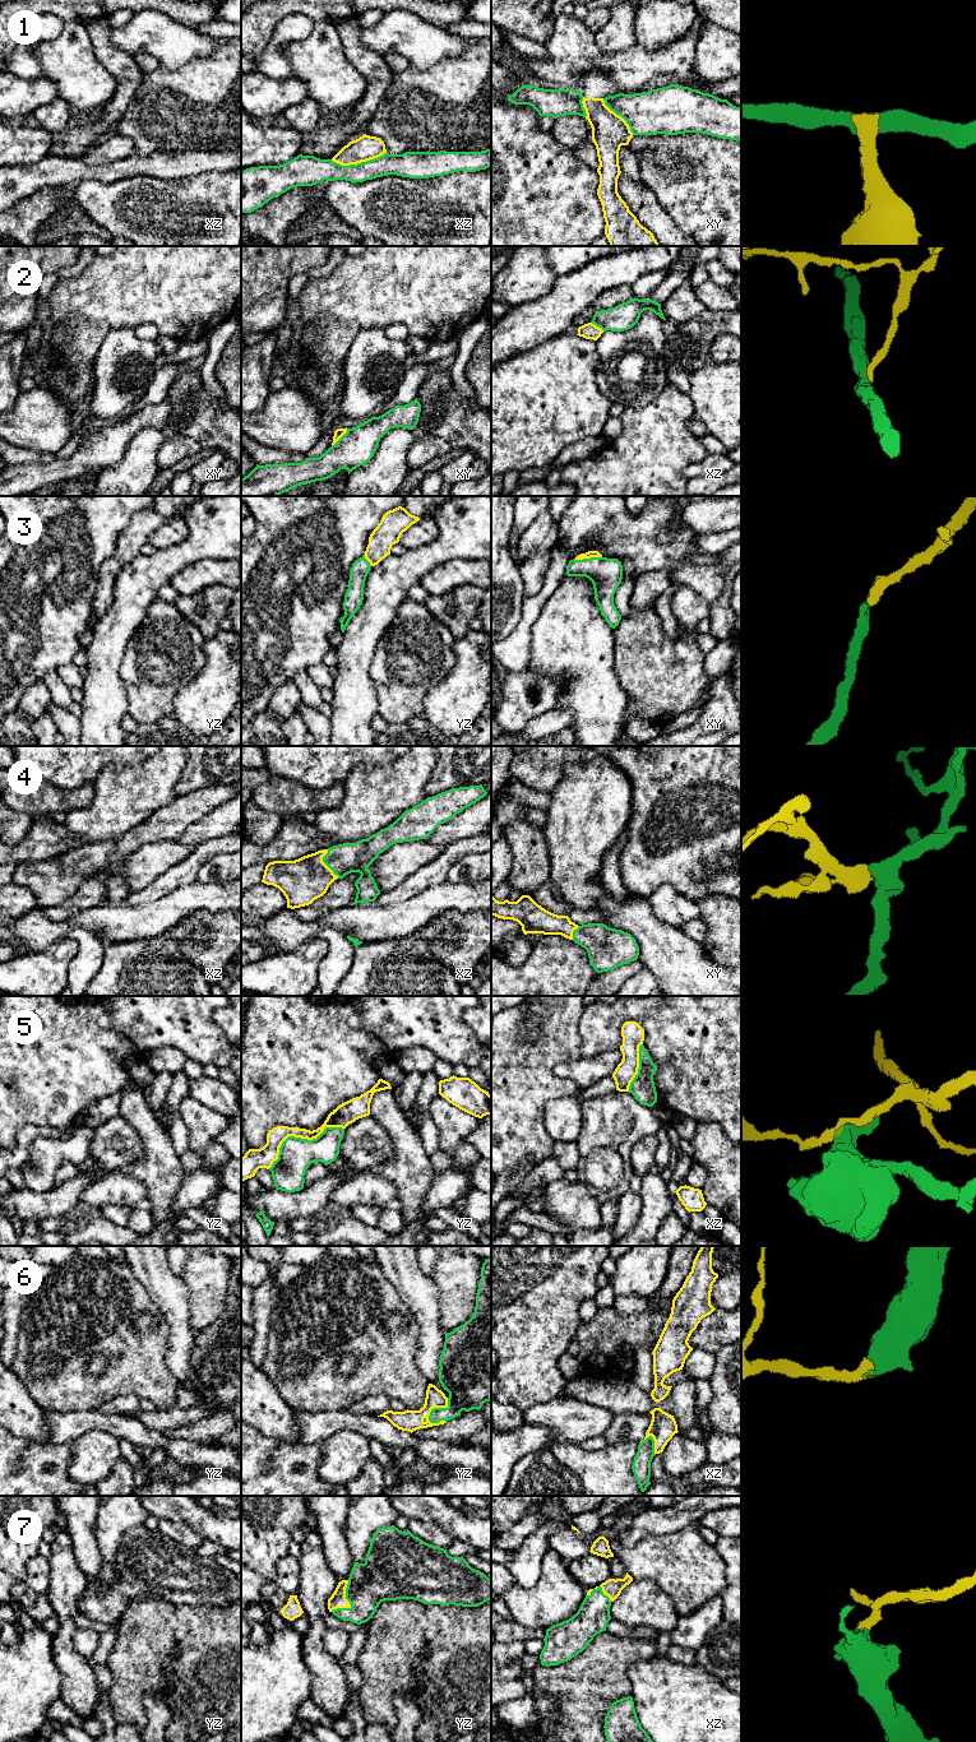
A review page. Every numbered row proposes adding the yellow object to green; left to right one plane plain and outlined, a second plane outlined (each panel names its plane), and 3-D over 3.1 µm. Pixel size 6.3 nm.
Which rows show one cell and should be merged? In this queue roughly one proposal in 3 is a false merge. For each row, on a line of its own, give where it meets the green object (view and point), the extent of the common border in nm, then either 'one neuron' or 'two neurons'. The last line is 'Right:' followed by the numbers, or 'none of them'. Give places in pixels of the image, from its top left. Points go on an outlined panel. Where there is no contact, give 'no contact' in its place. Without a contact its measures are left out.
1: meets green in xz at (357, 163); contact 360 nm long; two neurons
2: meets green in xy at (341, 438); contact 150 nm long; one neuron
3: meets green in xy at (587, 559); contact 180 nm long; one neuron
4: meets green in xz at (324, 862); contact 200 nm long; one neuron
5: meets green in yz at (300, 1138); contact 550 nm long; two neurons
6: meets green in yz at (436, 1408); contact 220 nm long; one neuron
7: meets green in yz at (350, 1603); contact 240 nm long; one neuron
Right: 2, 3, 4, 6, 7

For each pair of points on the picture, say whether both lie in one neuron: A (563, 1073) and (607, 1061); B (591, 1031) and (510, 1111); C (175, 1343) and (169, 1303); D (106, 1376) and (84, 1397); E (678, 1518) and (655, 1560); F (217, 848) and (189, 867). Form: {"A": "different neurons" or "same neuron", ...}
{"A": "same neuron", "B": "different neurons", "C": "same neuron", "D": "same neuron", "E": "different neurons", "F": "same neuron"}

